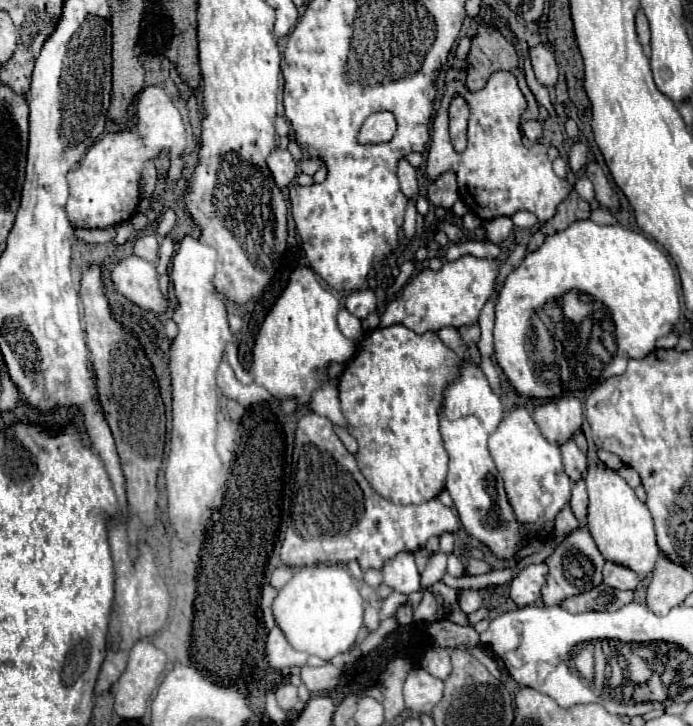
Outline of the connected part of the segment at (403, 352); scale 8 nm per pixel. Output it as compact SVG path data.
M402 324L376 328L366 332L360 350L352 362L344 368L340 376L340 402L342 414L348 420L348 432L358 440L358 466L364 478L390 502L418 504L436 498L446 482L448 454L440 434L440 408L444 402L444 388L458 378L462 362L436 332L426 332L422 336L404 328Z

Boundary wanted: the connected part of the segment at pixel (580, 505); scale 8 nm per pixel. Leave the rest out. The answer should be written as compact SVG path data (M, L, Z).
M580 478L574 488L572 488L572 498L570 498L572 512L576 514L578 520L586 518L586 506L588 506L588 492L586 492L586 480Z

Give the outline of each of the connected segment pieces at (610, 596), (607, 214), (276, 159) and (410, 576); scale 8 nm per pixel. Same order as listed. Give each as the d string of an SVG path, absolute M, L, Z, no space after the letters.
M600 584L588 592L582 592L578 596L570 596L562 600L562 608L568 612L586 612L586 610L618 610L624 604L632 600L632 592L620 592L620 590L610 590L608 586Z
M598 208L598 210L594 210L592 216L590 216L590 220L596 222L596 224L616 224L616 218L612 216L612 212L610 212L608 208Z
M278 148L270 154L268 168L270 168L270 172L280 188L288 186L296 178L296 172L298 172L298 166L296 166L292 154L288 150L282 150L282 148Z
M396 554L394 558L386 560L382 566L384 584L390 586L396 592L410 594L414 590L420 590L420 572L414 564L412 554Z

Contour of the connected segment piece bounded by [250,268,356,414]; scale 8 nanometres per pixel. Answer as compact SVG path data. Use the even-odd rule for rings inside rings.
M296 268L286 290L268 312L252 350L254 360L250 370L254 382L278 398L284 414L300 410L310 400L318 384L322 386L326 382L334 382L334 386L338 386L338 378L328 374L328 366L332 362L348 362L356 348L356 344L344 338L338 330L338 310L338 300L324 286L320 286L314 272L310 268Z

